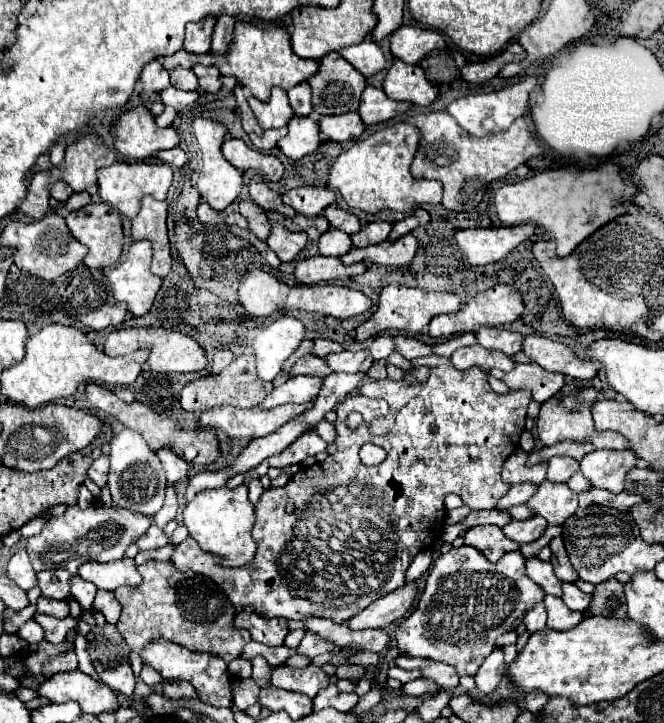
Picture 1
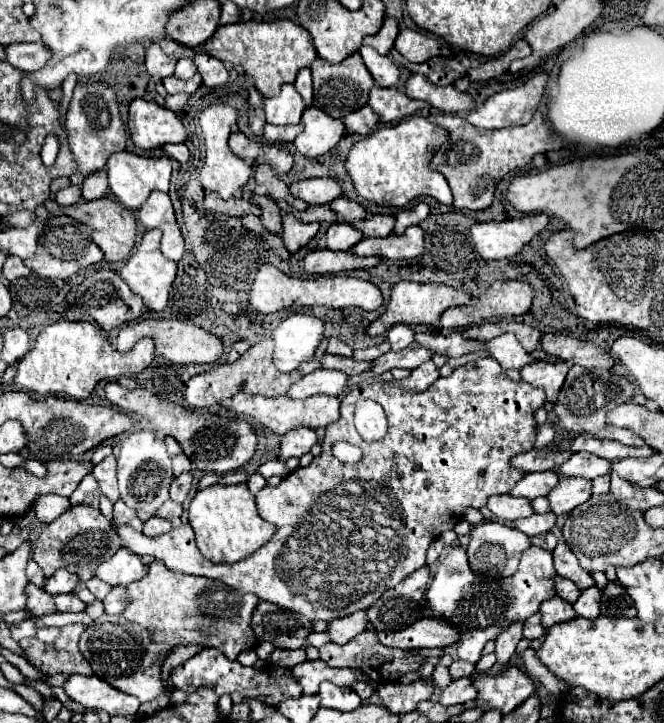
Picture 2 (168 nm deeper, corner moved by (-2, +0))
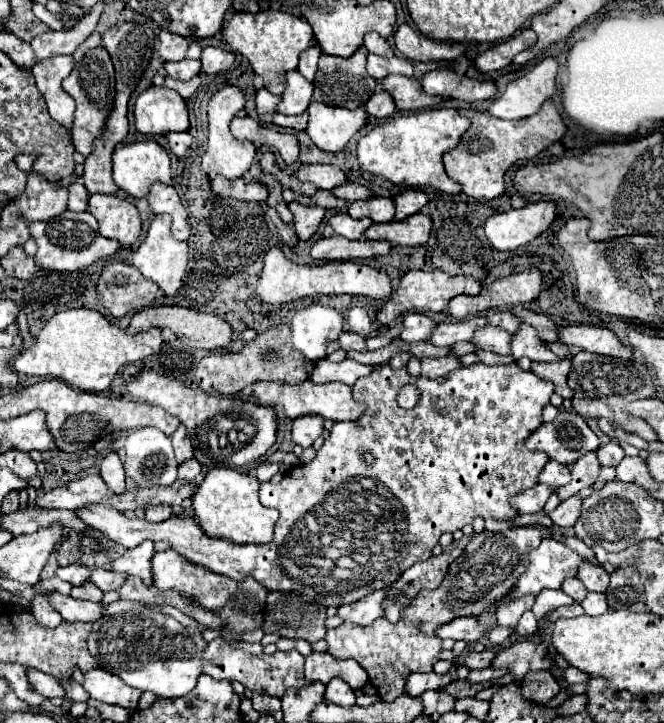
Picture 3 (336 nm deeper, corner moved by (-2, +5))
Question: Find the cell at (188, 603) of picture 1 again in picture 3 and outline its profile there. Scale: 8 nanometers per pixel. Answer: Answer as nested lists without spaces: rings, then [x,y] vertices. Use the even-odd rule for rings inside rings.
[[[164,550],[156,552],[152,558],[152,570],[154,570],[154,586],[156,588],[176,588],[178,592],[194,598],[198,604],[210,610],[218,610],[222,620],[226,622],[226,628],[232,632],[244,632],[254,630],[262,626],[264,620],[264,604],[268,590],[256,582],[252,576],[246,576],[244,580],[232,580],[220,574],[214,574],[212,570],[204,566],[196,566],[194,562],[180,556],[176,550]]]

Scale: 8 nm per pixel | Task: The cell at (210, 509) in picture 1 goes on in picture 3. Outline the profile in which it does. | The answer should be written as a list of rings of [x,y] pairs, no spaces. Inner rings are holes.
[[[212,468],[198,492],[192,496],[192,506],[198,516],[198,524],[212,538],[228,538],[236,544],[268,544],[272,542],[278,510],[266,508],[258,500],[260,482],[248,472],[234,468]]]

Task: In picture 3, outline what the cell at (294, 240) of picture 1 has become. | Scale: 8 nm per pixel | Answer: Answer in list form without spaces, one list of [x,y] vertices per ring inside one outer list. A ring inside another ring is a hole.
[[[290,202],[288,208],[294,214],[294,230],[300,240],[308,240],[320,226],[326,210],[320,206],[302,206],[298,202]]]

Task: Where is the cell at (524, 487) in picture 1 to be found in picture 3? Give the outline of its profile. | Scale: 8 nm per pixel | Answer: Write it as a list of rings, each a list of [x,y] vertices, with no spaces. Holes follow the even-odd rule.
[[[550,460],[544,466],[544,470],[540,472],[540,482],[548,484],[548,486],[554,486],[554,488],[564,486],[568,480],[570,480],[570,468],[566,464],[556,462],[556,460]]]

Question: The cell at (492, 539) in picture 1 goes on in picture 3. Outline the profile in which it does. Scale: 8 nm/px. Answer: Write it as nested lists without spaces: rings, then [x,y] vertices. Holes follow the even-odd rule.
[[[534,526],[512,528],[502,534],[476,534],[468,542],[466,554],[450,564],[438,590],[420,590],[406,612],[400,614],[396,624],[380,618],[368,626],[344,622],[338,628],[328,630],[328,654],[360,662],[360,666],[368,672],[370,682],[376,686],[380,700],[392,702],[404,692],[404,684],[410,674],[432,672],[432,664],[442,652],[442,640],[436,636],[436,630],[458,616],[480,616],[498,606],[524,574],[528,566],[528,552],[534,550],[540,540],[542,532]]]

